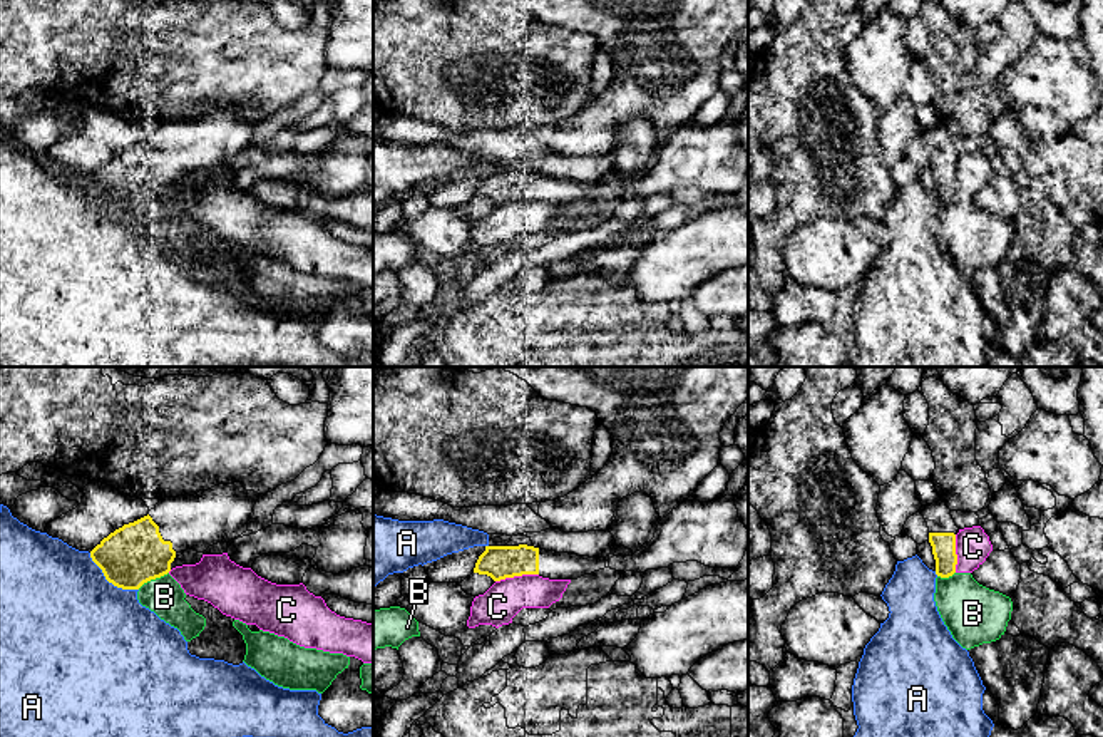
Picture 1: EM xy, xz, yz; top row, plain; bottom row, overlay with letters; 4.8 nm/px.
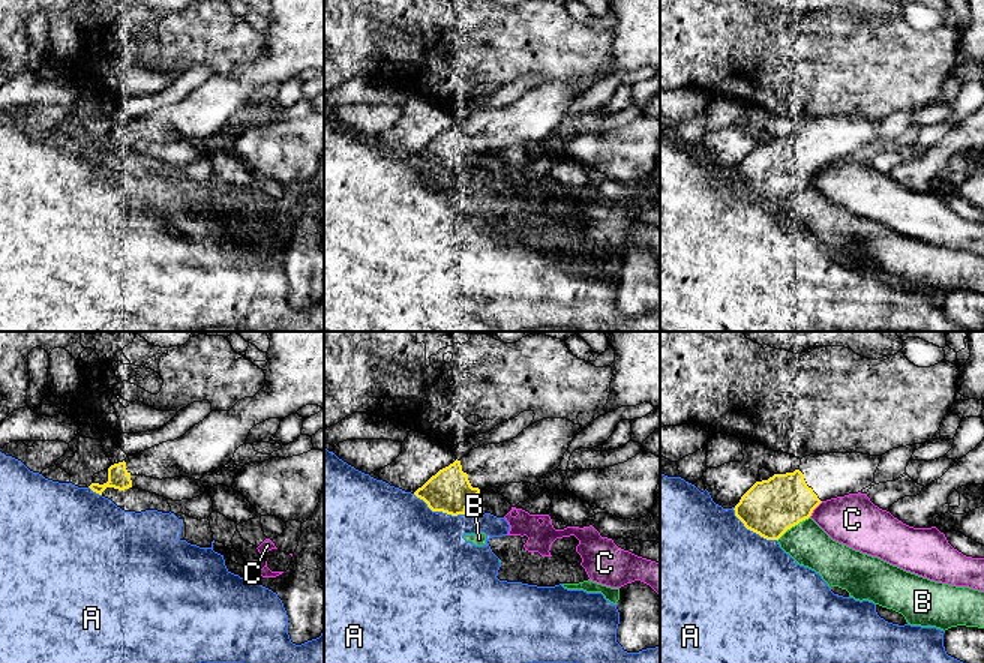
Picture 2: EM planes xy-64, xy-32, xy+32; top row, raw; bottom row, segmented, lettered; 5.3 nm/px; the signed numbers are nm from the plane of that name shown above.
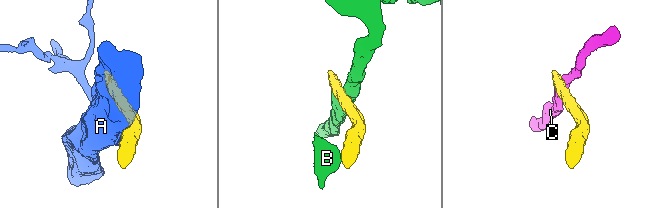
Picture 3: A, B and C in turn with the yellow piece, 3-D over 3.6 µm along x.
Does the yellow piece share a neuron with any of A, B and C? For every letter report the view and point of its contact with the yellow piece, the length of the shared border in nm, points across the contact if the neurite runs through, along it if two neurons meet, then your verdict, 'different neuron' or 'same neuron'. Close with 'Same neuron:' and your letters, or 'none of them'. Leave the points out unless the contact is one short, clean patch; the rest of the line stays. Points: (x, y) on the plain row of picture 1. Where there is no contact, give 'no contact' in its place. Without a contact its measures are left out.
A: meets yellow in xy at (109, 206); contact 300 nm long; different neuron
B: meets yellow in xy at (153, 203); contact 170 nm long; different neuron
C: meets yellow in xz at (516, 200); contact 220 nm long; different neuron
Same neuron: none of them

